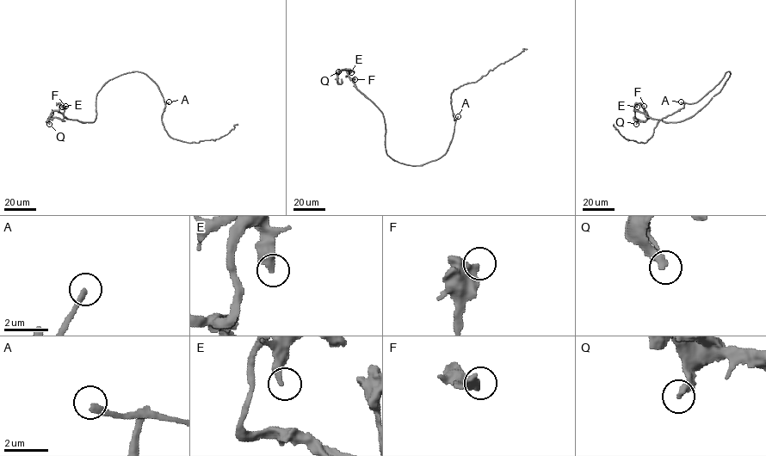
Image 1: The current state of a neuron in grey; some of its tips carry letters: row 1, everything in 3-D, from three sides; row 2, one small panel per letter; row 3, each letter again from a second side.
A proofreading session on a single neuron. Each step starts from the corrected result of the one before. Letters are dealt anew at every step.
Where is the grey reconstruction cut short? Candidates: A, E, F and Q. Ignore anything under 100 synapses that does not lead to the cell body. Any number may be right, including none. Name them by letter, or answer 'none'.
A

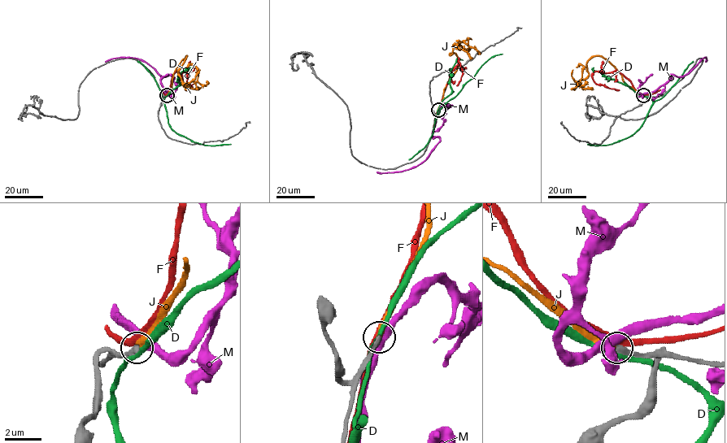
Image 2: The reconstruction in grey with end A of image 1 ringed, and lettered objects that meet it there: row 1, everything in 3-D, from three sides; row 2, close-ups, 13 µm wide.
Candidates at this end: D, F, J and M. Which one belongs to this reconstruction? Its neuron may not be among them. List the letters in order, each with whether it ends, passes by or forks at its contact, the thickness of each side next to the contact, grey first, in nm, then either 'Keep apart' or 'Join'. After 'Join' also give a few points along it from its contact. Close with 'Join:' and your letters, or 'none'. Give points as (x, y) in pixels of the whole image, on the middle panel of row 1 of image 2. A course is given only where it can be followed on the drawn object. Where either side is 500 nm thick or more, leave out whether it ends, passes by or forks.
D: It passes by. Thickness 360 nm (grey) against 240 nm. Keep apart
F: It passes by. Thickness 300 nm (grey) against 360 nm. Keep apart
J: It ends there. Thickness 280 nm (grey) against 360 nm. Join. Its course: (438, 109), (447, 81), (458, 67), (457, 56), (450, 55), (453, 46), (463, 42), (469, 48), (457, 42)
M: It passes by. Thickness 280 nm (grey) against 440 nm. Keep apart
Join: J

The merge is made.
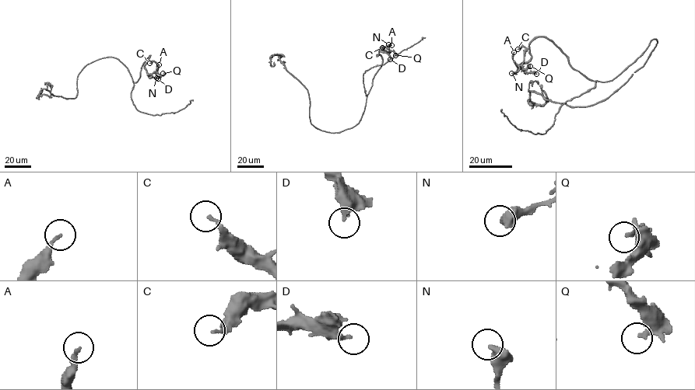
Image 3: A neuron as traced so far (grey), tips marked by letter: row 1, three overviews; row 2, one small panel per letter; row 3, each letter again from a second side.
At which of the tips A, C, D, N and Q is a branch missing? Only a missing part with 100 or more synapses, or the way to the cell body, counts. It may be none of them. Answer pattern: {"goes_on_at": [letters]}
{"goes_on_at": []}

